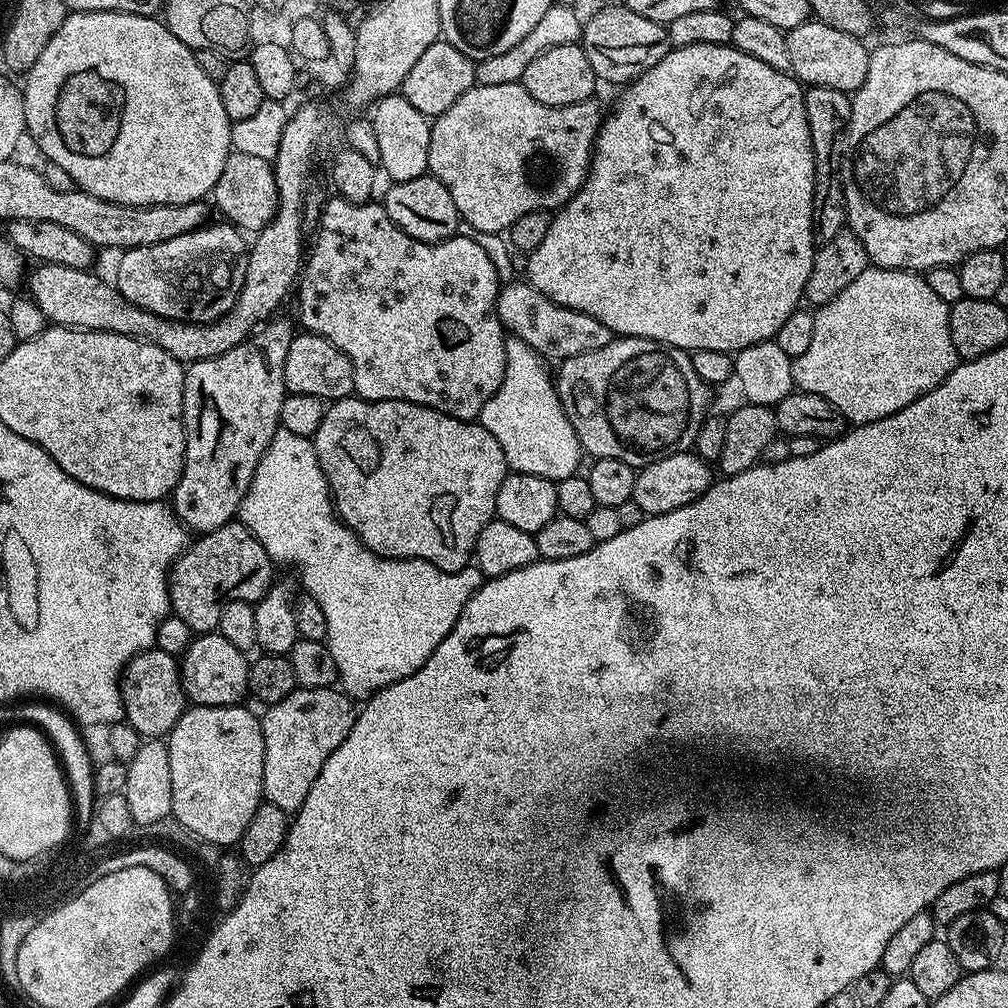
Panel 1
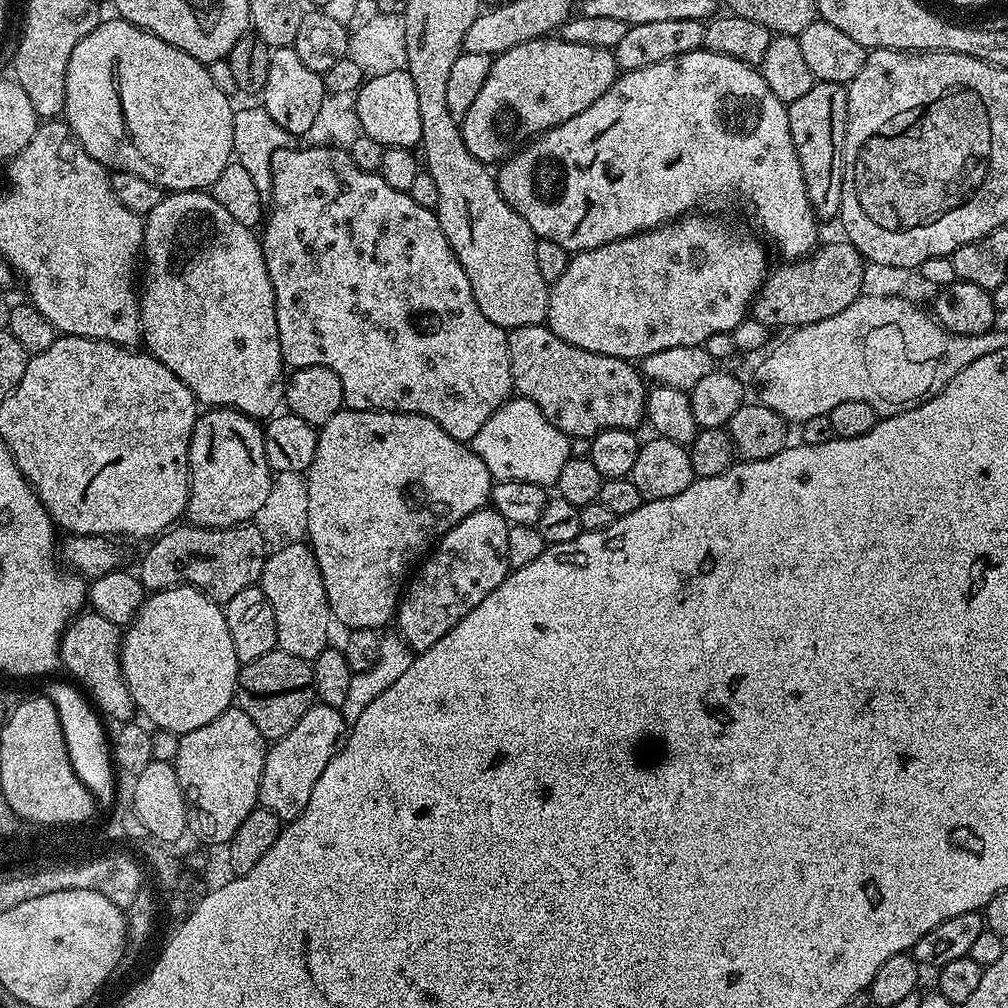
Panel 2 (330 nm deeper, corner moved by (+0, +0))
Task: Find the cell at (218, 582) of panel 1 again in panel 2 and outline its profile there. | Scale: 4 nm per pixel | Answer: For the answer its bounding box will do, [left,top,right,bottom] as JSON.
[138,522,269,606]

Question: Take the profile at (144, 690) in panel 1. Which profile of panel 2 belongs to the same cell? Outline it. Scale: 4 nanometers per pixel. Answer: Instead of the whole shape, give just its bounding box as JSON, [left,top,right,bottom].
[60,610,137,722]

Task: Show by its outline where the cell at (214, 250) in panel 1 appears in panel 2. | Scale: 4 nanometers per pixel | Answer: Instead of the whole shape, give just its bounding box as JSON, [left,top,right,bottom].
[139,190,286,418]

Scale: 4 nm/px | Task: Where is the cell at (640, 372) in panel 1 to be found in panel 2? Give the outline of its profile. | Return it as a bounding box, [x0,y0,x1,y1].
[508,324,646,437]

